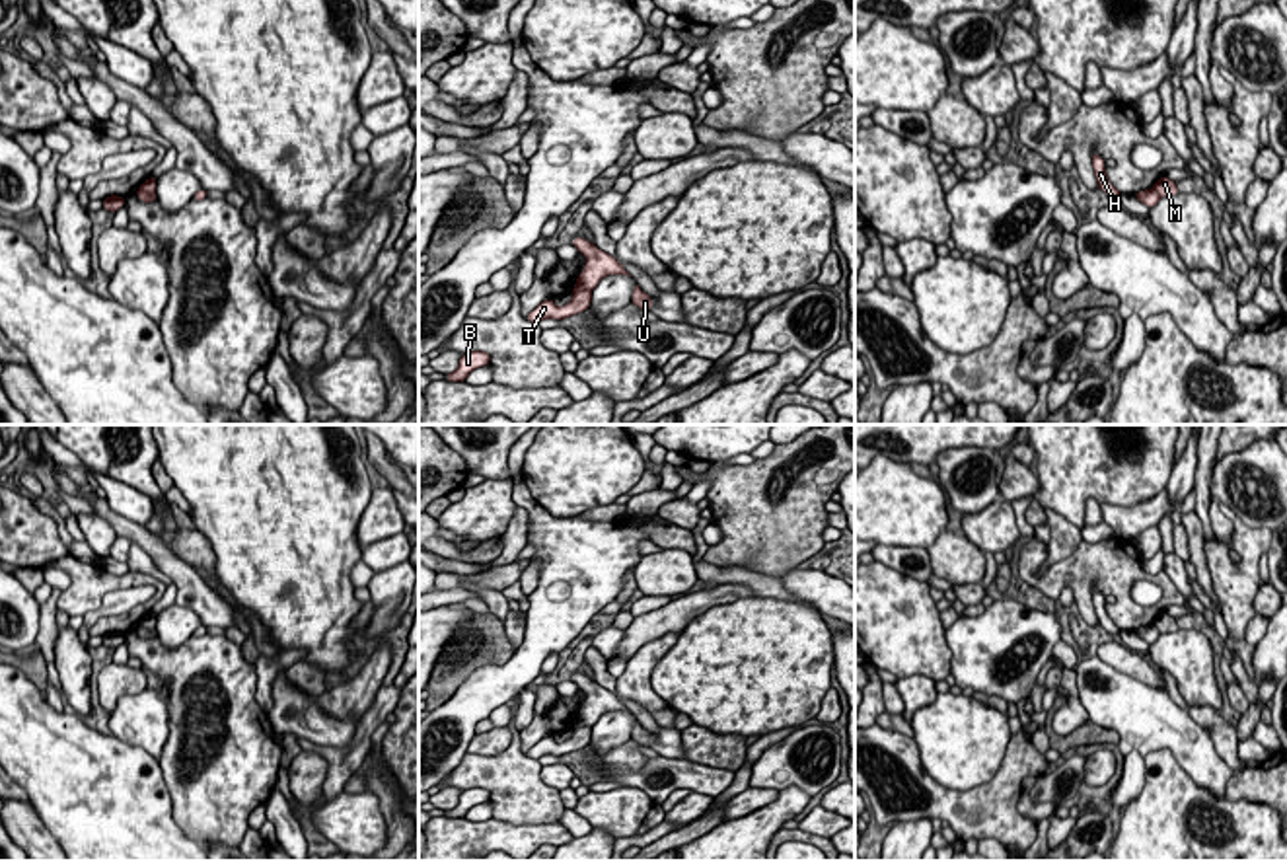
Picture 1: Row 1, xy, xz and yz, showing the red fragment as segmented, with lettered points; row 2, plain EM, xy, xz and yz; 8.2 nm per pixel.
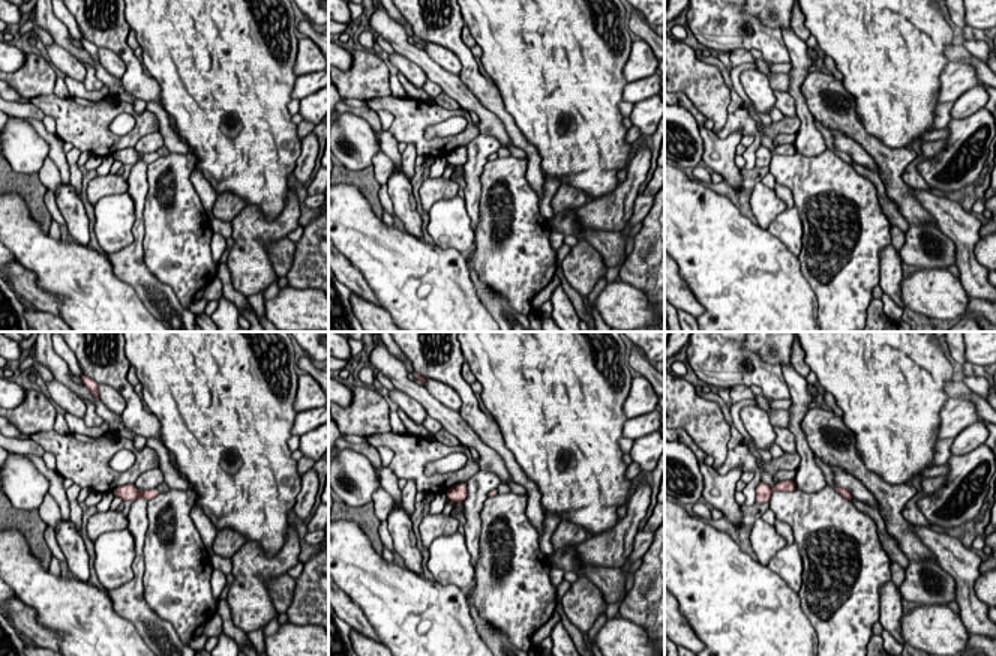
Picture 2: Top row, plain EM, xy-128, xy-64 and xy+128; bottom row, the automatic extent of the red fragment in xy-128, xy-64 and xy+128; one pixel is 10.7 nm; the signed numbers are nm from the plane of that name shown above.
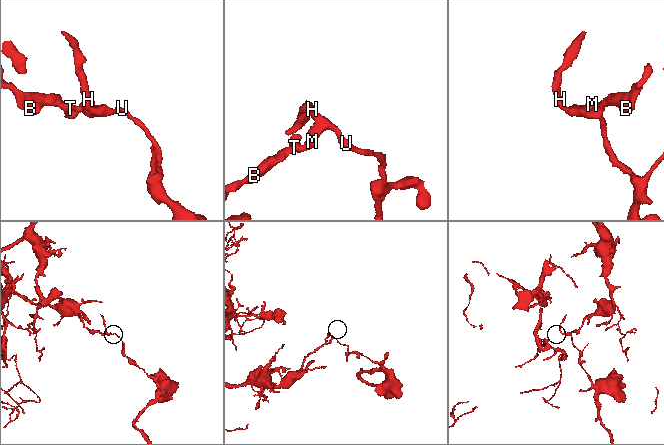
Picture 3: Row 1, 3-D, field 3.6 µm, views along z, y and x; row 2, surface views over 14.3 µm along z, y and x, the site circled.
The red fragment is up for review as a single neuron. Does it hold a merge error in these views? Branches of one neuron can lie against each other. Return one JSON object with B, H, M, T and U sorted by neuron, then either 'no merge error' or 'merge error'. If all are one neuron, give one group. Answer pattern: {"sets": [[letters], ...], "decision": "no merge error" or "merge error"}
{"sets": [["B", "M", "T"], ["H", "U"]], "decision": "merge error"}

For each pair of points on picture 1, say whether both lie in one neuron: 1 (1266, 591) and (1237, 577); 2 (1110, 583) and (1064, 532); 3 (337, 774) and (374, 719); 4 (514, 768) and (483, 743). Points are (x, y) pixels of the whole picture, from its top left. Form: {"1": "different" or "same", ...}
{"1": "different", "2": "different", "3": "same", "4": "different"}

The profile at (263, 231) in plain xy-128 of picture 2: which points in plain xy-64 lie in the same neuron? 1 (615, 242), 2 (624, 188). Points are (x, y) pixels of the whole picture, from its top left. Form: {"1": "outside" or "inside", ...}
{"1": "outside", "2": "inside"}

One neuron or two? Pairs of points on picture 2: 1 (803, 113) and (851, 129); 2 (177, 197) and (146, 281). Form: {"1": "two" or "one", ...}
{"1": "two", "2": "two"}

